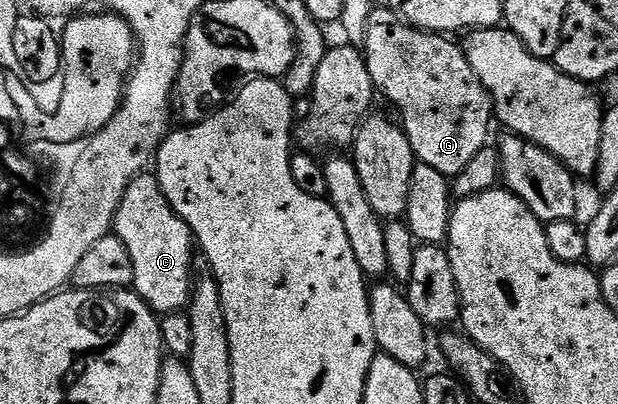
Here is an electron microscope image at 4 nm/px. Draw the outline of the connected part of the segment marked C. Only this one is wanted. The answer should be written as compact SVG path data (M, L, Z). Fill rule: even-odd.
M137 174L128 185L116 210L114 234L126 245L134 265L131 290L157 316L163 317L184 311L192 297L194 236L186 221L179 219L166 201L155 174L144 174Z

